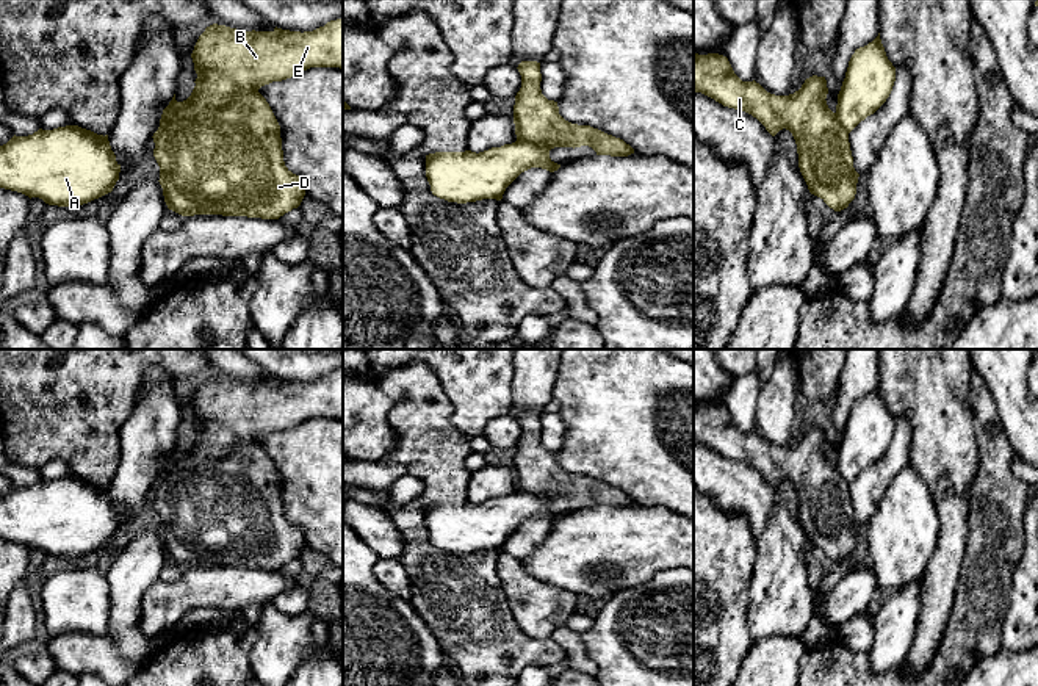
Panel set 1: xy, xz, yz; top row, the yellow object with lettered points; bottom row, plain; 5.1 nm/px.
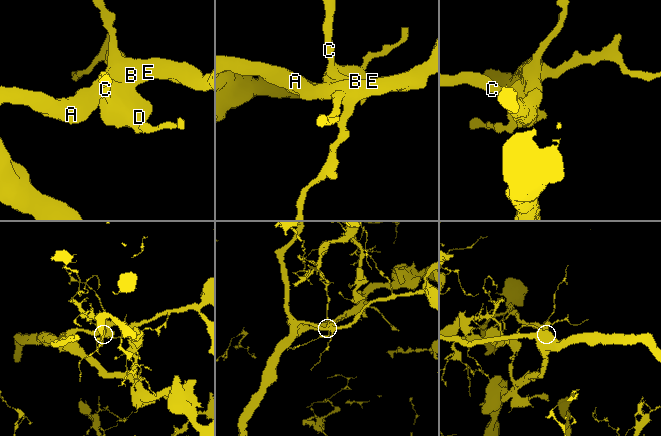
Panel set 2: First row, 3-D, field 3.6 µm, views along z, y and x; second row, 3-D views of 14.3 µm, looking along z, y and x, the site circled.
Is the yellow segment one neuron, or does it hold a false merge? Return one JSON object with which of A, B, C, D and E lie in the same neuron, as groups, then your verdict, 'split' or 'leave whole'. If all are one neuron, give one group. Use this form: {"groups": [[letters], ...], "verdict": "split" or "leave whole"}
{"groups": [["A", "B", "E"], ["C", "D"]], "verdict": "split"}

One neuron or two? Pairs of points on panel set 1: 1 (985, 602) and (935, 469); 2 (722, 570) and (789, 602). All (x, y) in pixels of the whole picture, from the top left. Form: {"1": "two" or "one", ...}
{"1": "two", "2": "two"}

